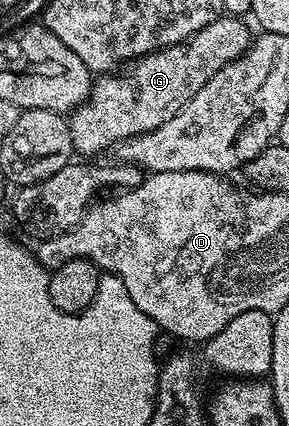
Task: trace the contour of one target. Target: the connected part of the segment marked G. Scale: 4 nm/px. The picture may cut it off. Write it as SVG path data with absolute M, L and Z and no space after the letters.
M220 16L192 38L137 58L118 72L96 77L91 95L69 114L75 154L99 154L133 136L159 130L165 120L173 120L225 64L237 60L250 48L253 33L243 22L246 21L239 16Z

